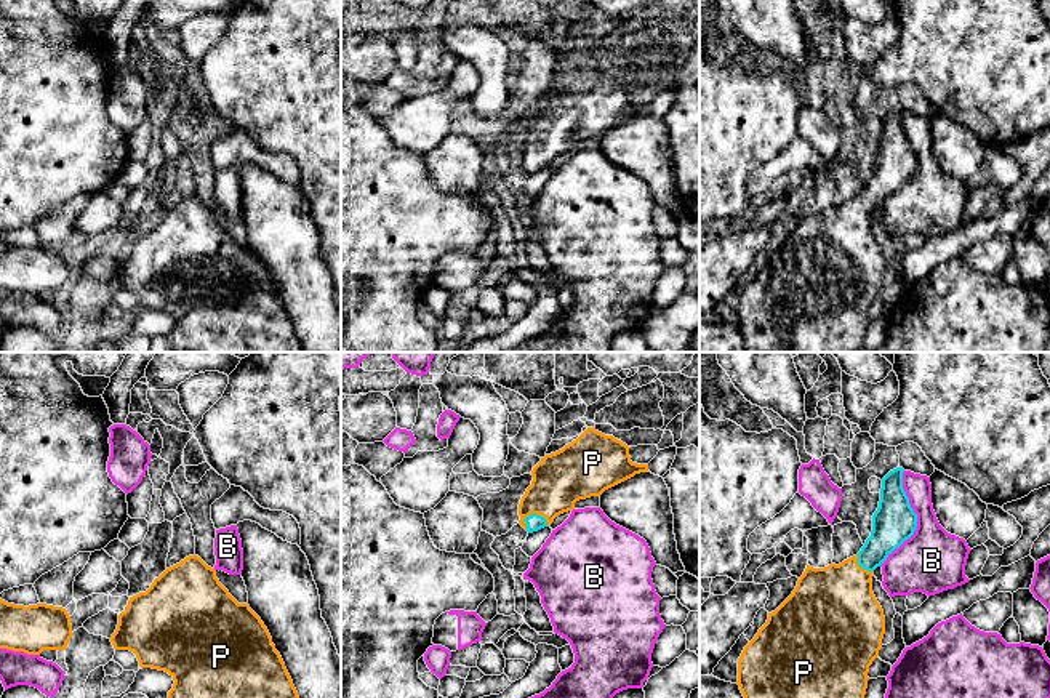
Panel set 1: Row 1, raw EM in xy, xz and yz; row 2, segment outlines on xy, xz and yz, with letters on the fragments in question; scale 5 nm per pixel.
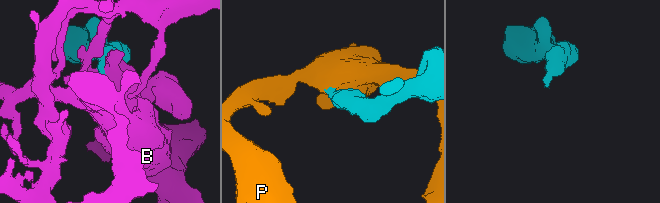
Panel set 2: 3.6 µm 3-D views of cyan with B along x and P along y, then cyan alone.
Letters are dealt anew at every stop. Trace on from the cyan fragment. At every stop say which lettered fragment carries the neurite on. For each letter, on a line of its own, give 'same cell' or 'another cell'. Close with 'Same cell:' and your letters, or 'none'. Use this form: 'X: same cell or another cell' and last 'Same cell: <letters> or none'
B: another cell
P: same cell
Same cell: P

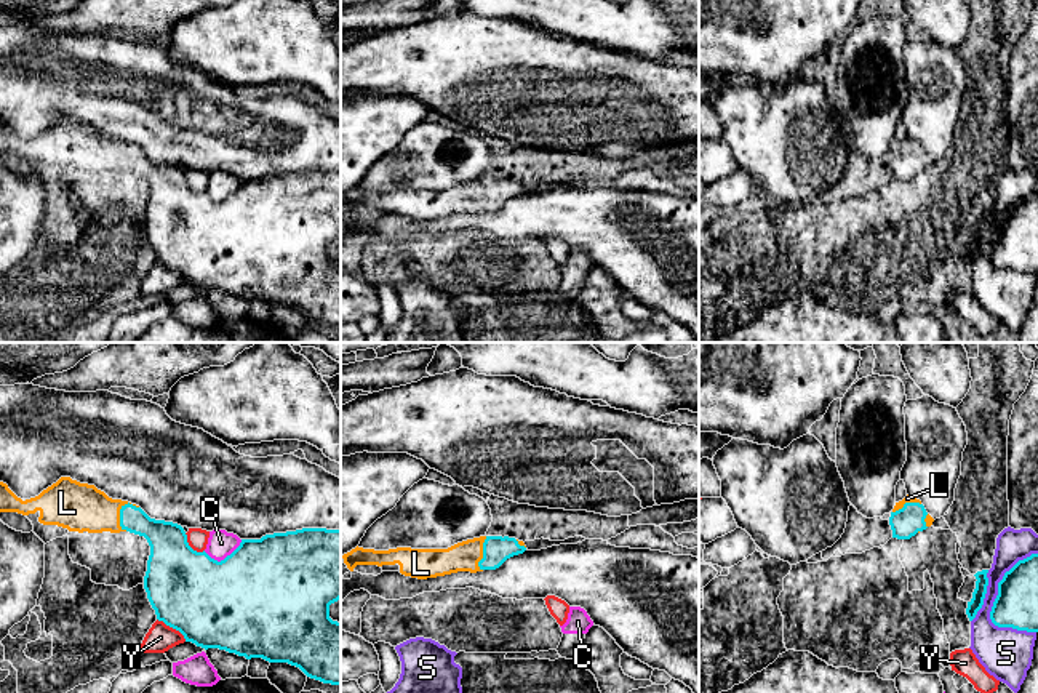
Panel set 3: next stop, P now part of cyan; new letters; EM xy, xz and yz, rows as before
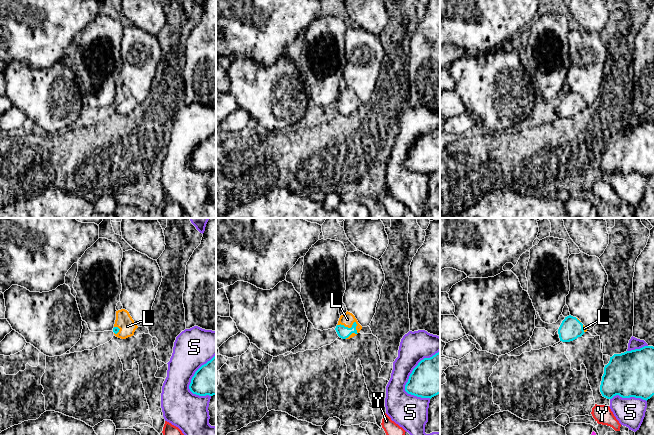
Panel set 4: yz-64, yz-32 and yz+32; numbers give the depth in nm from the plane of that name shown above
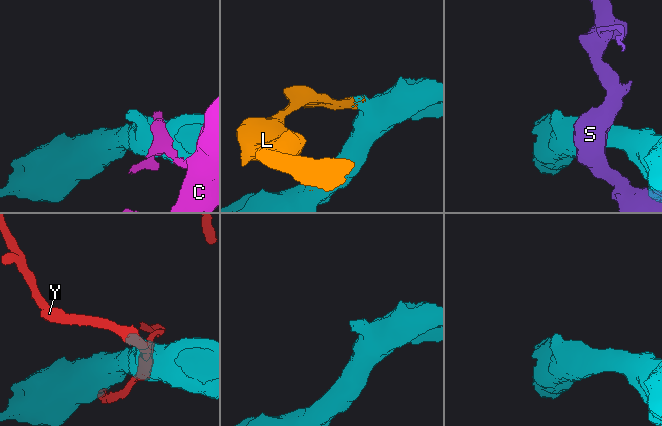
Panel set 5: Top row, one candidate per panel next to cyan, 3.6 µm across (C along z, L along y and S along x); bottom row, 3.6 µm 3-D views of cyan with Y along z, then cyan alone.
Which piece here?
C: another cell
L: same cell
S: another cell
Y: another cell
Same cell: L

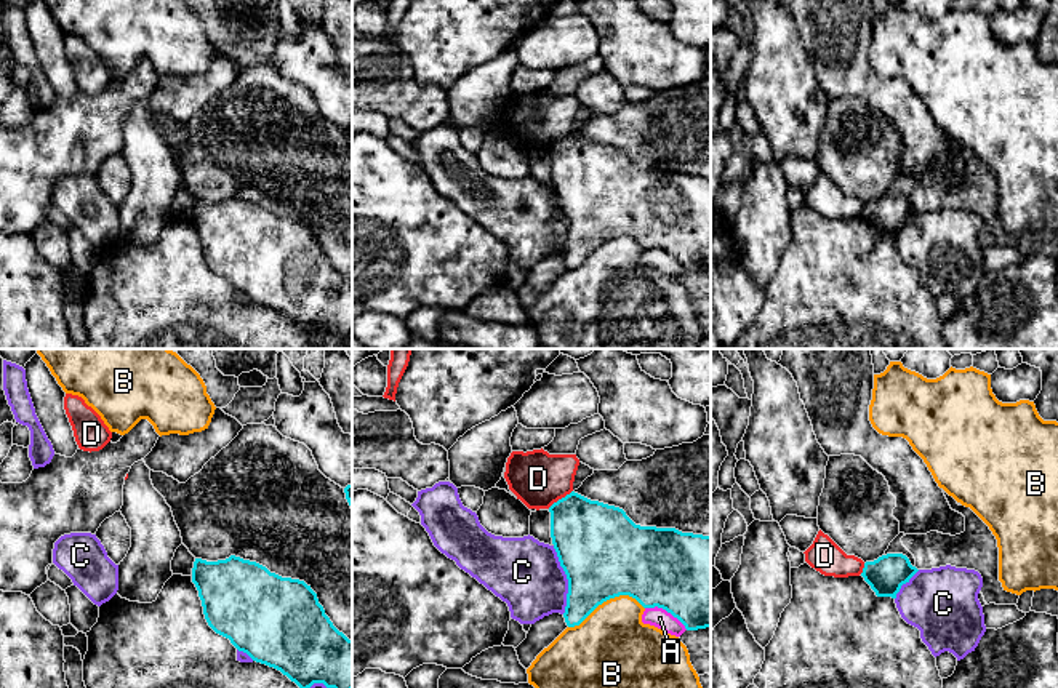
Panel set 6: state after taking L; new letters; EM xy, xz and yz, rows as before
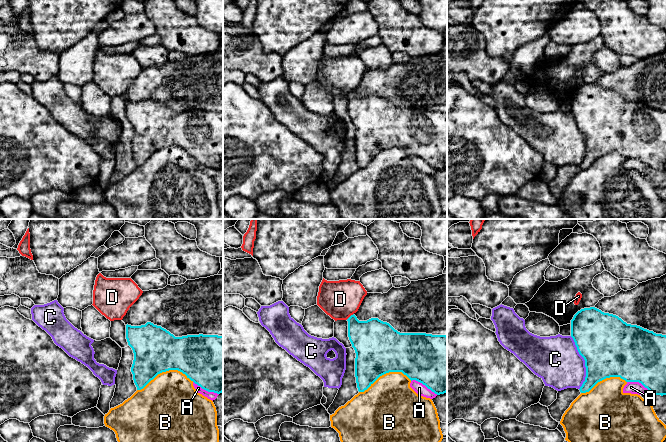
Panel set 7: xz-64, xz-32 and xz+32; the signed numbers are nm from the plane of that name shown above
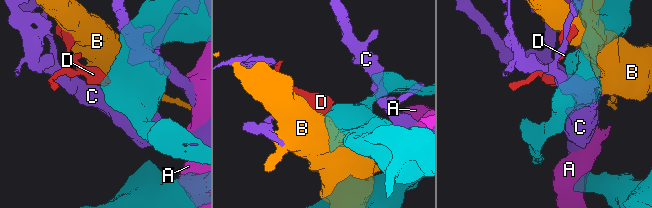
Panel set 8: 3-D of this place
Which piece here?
A: another cell
B: another cell
C: another cell
D: another cell
Same cell: none

